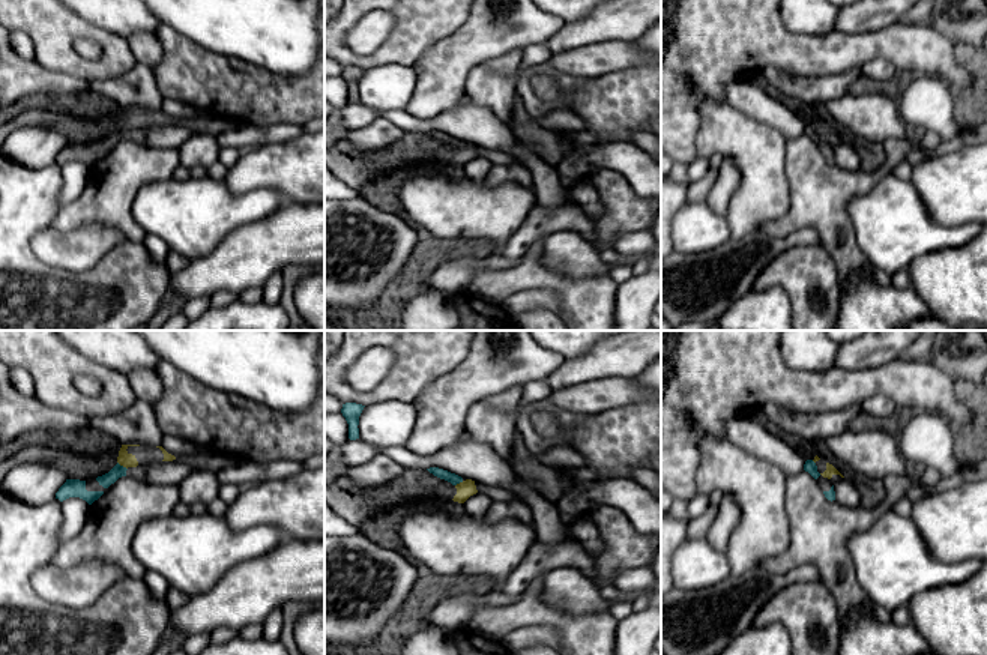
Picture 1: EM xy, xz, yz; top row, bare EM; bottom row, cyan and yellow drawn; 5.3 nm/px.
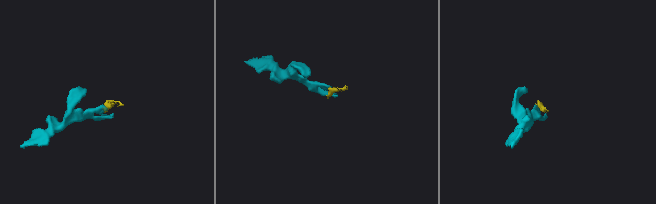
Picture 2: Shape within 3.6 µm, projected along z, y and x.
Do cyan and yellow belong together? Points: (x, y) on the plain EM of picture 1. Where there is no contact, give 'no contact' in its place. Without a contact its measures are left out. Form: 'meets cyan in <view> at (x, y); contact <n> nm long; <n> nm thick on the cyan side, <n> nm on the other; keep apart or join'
meets cyan in xy at (122, 129); contact 70 nm long; 70 nm thick on the cyan side, 80 nm on the other; keep apart

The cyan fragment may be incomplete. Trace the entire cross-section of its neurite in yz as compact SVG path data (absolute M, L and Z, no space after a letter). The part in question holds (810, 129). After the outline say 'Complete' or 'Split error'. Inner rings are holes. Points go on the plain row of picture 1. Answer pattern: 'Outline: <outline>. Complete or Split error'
Outline: M813 123L805 125L804 134L808 135L817 144L819 150L822 152L822 155L828 164L831 164L831 165L835 164L834 147L831 146L831 143L823 141L817 135L817 129Z. Split error

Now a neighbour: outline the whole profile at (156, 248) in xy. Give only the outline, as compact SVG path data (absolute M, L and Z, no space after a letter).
M146 234L146 237L141 242L147 252L149 257L158 263L165 263L168 252L171 251L164 240L153 234Z

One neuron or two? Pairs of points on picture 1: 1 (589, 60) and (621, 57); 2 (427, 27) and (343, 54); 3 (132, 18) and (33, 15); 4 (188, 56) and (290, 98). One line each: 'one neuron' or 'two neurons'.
1: one neuron
2: one neuron
3: two neurons
4: one neuron

